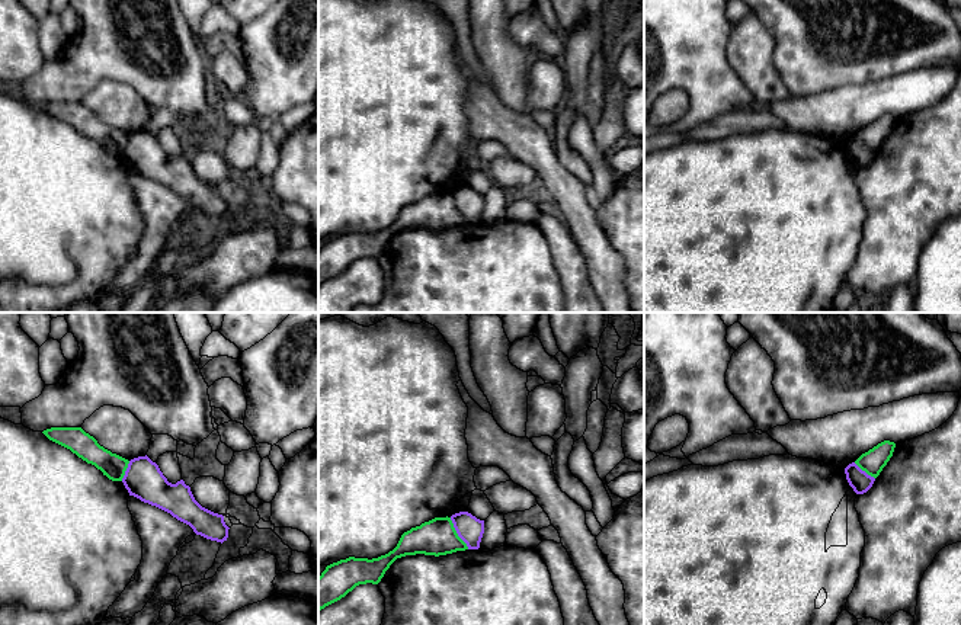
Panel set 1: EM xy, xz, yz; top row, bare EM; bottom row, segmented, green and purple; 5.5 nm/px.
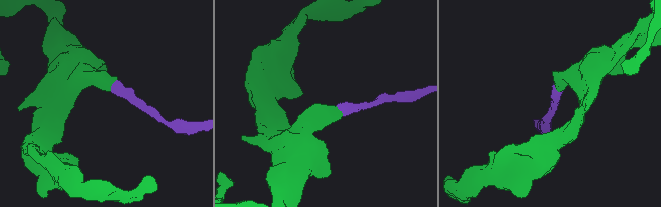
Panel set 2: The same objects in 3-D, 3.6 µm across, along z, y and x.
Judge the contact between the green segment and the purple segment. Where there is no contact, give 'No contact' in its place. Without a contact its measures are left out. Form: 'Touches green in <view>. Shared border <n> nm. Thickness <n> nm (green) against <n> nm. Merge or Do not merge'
Touches green in xz. Shared border 200 nm. Thickness 200 nm (green) against 150 nm. Do not merge

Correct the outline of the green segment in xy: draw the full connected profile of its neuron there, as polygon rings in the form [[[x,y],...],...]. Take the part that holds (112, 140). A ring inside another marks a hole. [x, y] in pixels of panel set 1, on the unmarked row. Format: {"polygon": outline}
{"polygon": [[[51,102],[42,106],[49,115],[70,124],[87,138],[95,140],[112,156],[122,156],[129,135],[112,128],[81,102]]]}

